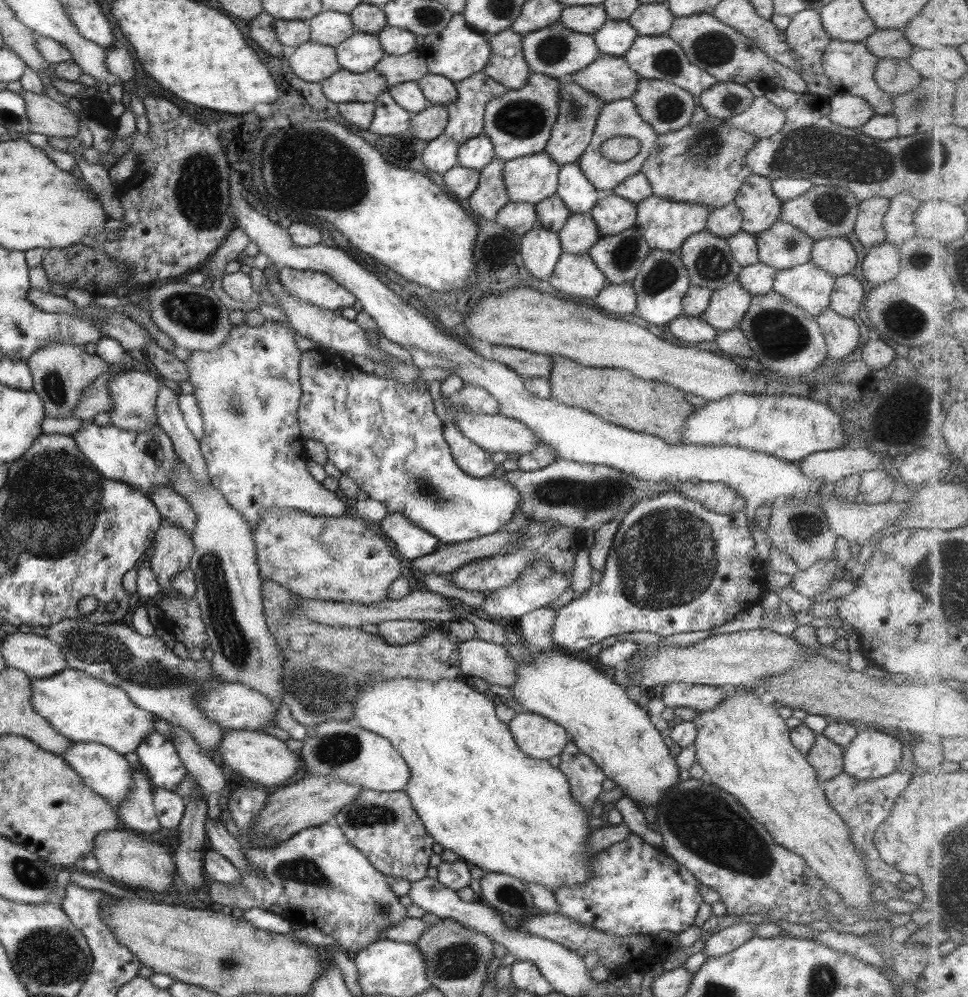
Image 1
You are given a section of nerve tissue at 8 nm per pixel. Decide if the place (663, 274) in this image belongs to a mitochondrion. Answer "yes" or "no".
yes

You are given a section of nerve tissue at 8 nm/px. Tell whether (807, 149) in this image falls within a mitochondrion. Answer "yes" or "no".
yes

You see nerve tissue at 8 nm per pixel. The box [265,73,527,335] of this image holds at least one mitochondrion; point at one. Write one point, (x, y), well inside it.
(334, 172)

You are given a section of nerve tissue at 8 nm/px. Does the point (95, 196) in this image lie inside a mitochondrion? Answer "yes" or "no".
no

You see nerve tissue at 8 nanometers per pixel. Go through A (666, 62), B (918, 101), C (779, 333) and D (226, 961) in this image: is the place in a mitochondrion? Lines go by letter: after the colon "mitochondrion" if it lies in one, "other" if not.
A: mitochondrion
B: mitochondrion
C: mitochondrion
D: mitochondrion

